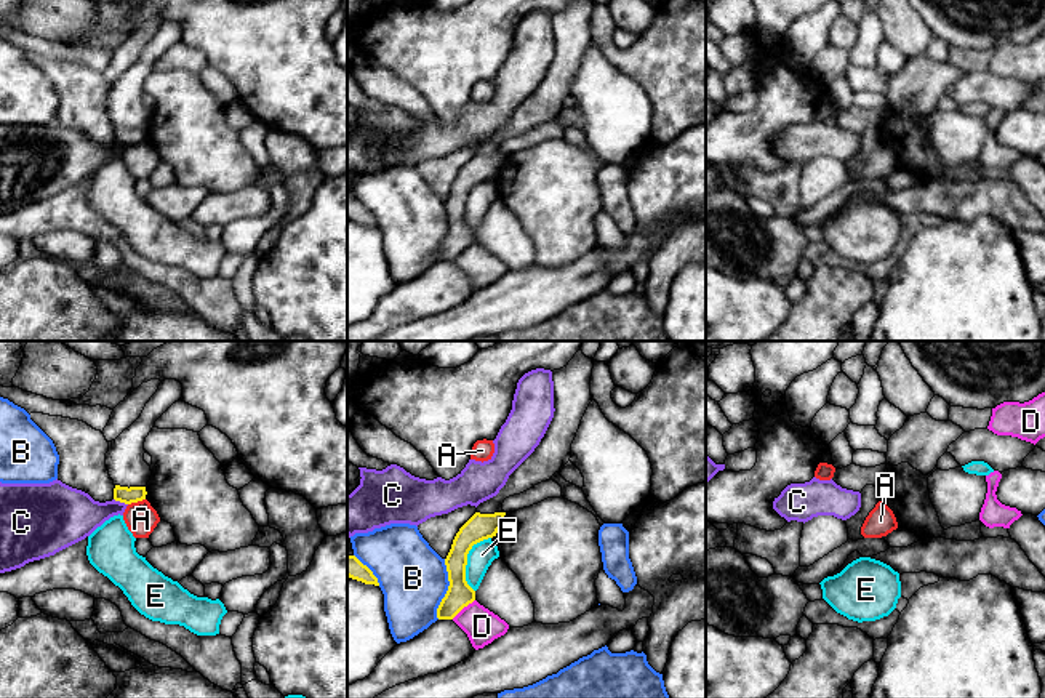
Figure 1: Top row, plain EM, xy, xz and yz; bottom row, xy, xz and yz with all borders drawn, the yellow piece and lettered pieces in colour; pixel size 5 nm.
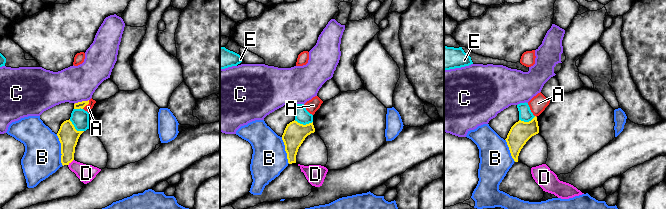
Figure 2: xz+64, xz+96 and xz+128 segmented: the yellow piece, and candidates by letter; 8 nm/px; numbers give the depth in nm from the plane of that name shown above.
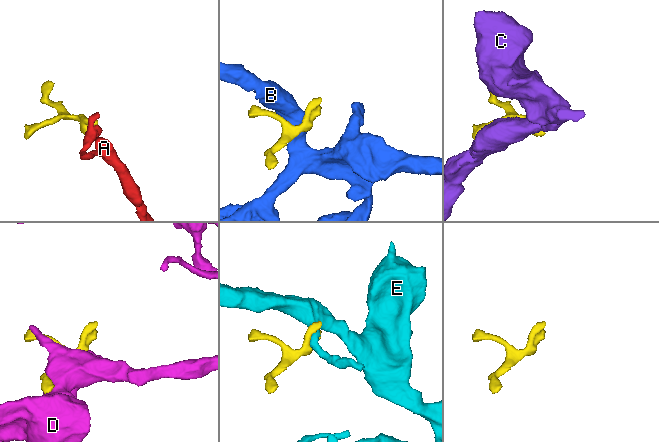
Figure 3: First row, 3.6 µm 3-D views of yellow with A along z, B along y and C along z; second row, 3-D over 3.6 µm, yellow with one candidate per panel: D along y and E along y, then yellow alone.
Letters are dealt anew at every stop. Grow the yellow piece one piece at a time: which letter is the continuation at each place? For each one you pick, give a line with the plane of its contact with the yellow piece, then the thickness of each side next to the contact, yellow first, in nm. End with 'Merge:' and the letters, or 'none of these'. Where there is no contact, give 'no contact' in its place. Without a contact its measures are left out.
Merge: none of these

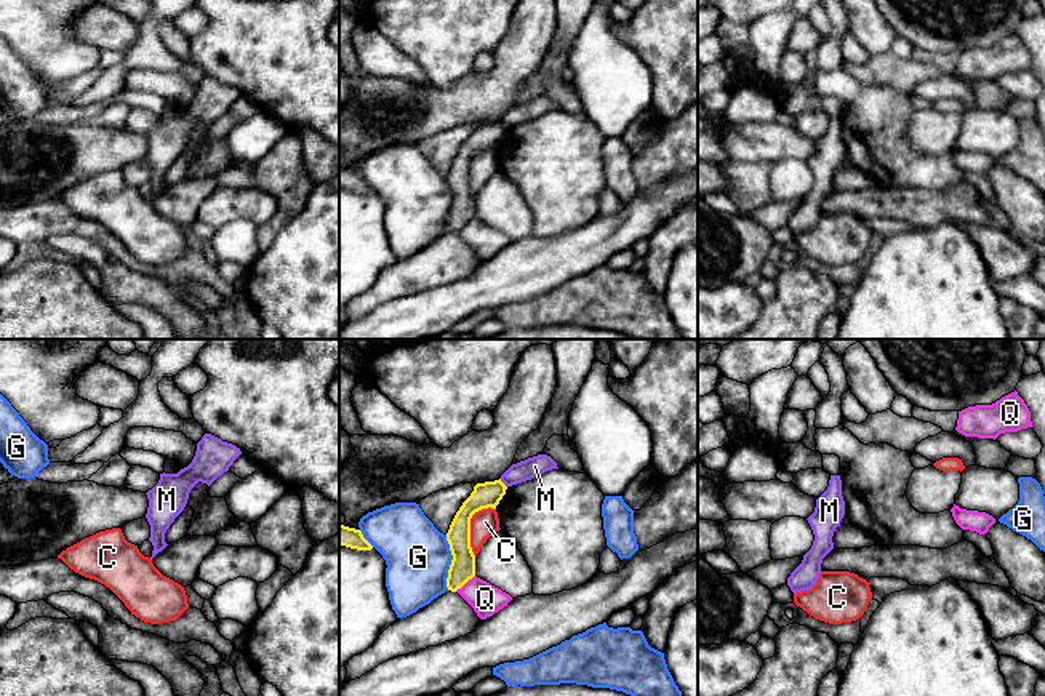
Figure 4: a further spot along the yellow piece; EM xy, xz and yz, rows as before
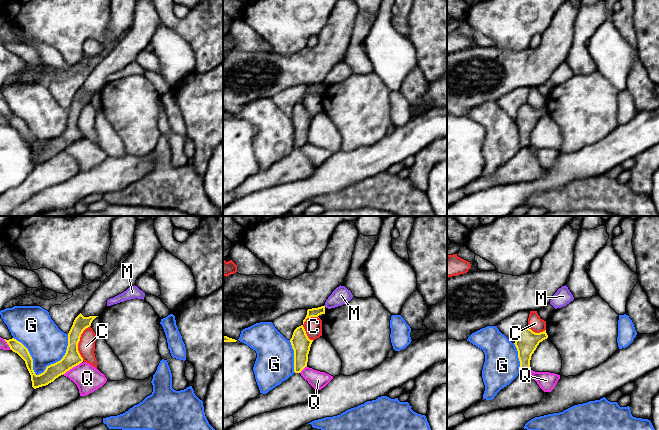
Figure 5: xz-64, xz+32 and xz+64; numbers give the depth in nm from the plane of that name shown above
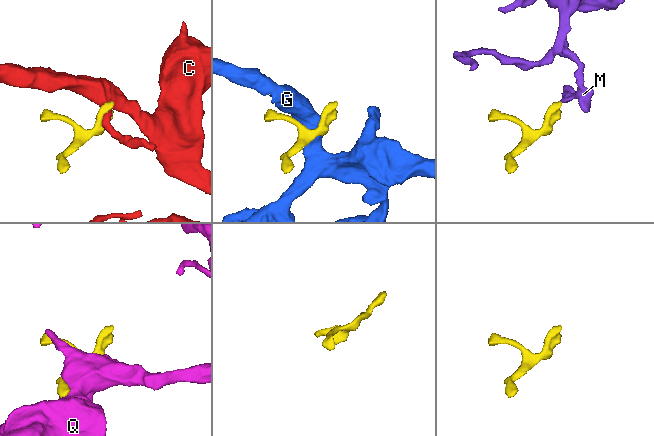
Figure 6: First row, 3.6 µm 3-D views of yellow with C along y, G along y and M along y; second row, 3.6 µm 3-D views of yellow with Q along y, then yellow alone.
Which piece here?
Merge: none of these

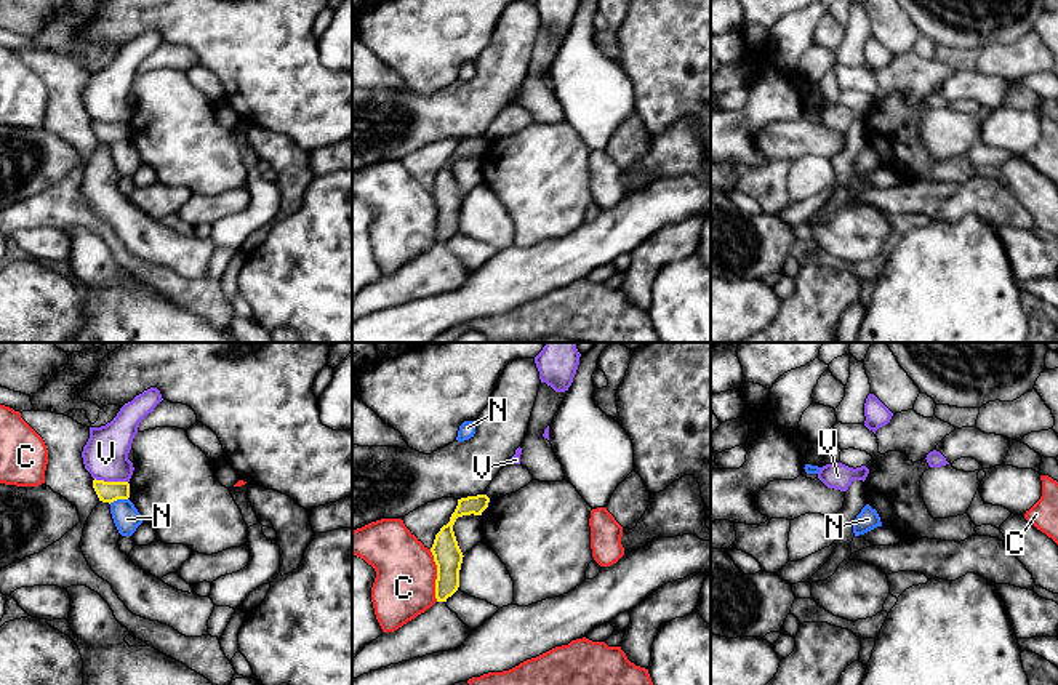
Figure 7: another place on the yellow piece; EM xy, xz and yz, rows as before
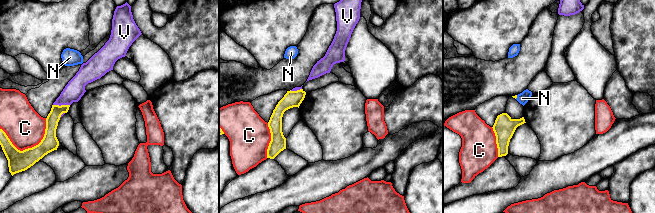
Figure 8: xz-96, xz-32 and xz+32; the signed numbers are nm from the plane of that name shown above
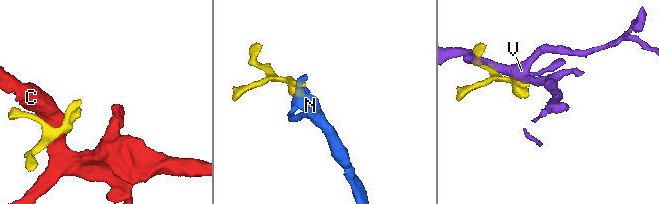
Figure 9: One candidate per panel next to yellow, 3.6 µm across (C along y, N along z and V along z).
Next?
V: xy | 110/220 nm
Merge: V

